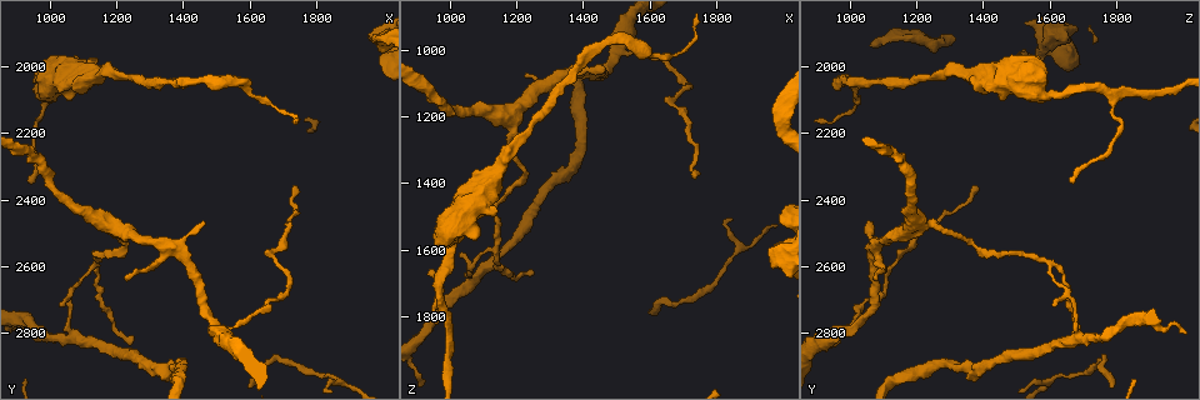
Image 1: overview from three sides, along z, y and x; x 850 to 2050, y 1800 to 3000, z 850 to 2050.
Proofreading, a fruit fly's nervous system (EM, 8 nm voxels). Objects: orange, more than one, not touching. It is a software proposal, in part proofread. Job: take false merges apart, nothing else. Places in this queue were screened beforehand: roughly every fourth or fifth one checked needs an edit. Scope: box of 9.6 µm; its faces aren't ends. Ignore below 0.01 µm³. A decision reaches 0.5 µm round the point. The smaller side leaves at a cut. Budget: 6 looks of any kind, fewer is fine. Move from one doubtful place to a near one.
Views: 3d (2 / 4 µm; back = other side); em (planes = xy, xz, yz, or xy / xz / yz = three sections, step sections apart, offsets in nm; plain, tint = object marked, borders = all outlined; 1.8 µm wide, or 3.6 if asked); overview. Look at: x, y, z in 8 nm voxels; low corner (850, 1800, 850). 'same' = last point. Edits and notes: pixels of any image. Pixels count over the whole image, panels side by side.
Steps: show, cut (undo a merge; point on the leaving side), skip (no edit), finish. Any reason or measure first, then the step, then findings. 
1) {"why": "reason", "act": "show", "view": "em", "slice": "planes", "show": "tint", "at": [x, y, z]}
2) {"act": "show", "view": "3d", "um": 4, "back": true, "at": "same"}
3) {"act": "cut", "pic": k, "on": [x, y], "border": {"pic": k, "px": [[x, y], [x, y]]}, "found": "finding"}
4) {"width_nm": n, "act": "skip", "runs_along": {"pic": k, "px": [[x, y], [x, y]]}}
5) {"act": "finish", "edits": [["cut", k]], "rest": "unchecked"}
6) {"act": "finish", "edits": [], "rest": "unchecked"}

{"why": "sudden change in width", "act": "show", "view": "em", "um": 3.6, "slice": "xz", "step": 4, "show": "tint", "at": [1000, 2070, 1560]}

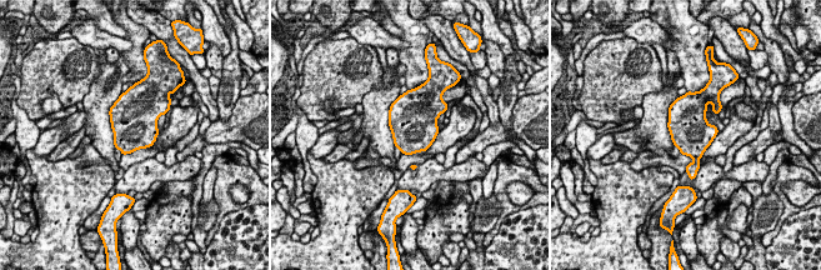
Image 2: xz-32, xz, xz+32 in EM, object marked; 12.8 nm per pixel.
{"why": "another direction", "act": "show", "view": "em", "um": 3.6, "slice": "planes", "show": "tint", "at": "same"}

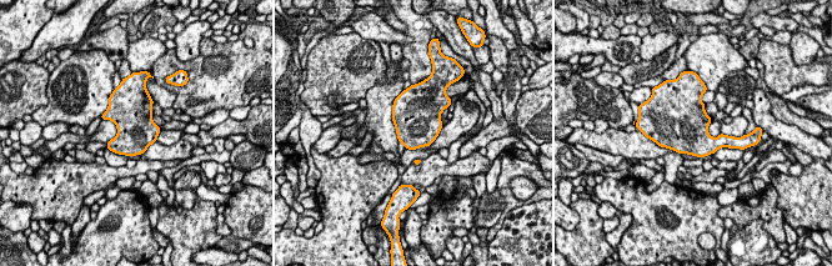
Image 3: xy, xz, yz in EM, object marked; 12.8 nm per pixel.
{"act": "skip", "found": "continuous, no second neuron"}

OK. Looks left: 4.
{"why": "calibre changes", "act": "show", "view": "3d", "um": 4, "at": [1620, 2090, 1010]}

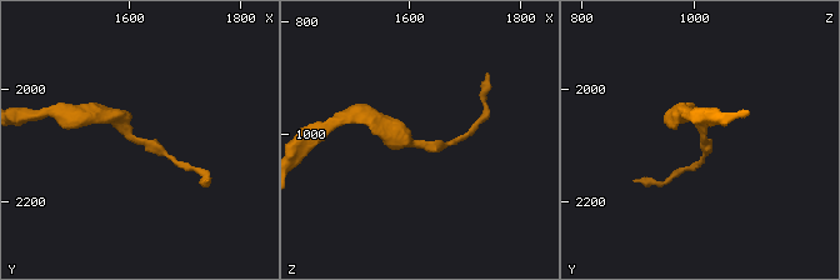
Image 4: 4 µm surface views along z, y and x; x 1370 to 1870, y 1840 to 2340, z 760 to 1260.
{"why": "shape alone is not enough", "act": "show", "view": "em", "slice": "xz", "step": 16, "show": "tint", "at": [1620, 2085, 1015]}

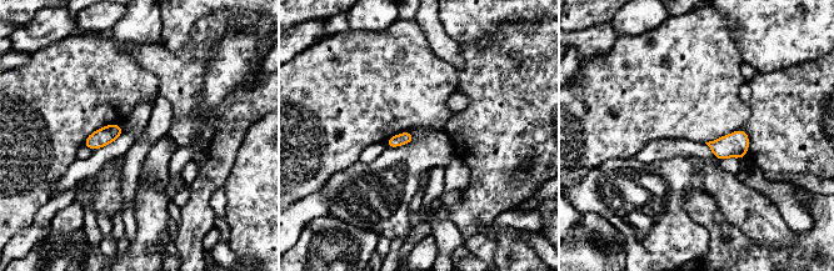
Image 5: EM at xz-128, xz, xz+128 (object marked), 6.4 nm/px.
{"act": "show", "view": "em", "slice": "planes", "show": "borders", "at": "same"}

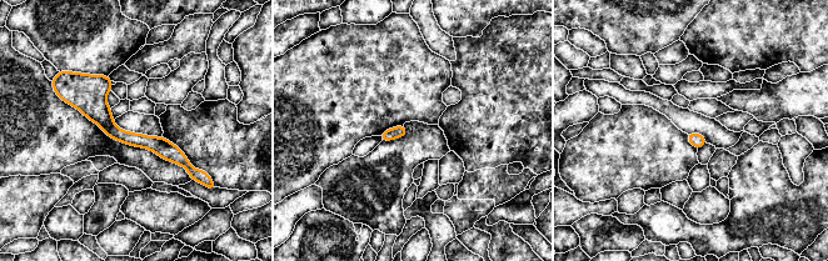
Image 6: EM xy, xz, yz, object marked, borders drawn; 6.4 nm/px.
{"act": "skip", "runs_along": {"pic": 6, "px": [[75, 84], [119, 135], [160, 145], [194, 174]]}, "found": "one neuron here"}

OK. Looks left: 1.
{"why": "a fork", "act": "show", "view": "em", "slice": "planes", "show": "tint", "at": [1340, 2540, 1070]}

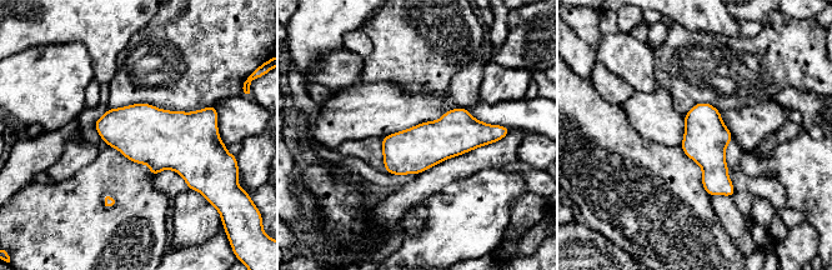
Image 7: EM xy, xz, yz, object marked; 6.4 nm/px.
{"act": "skip", "found": "continuous, no second neuron"}

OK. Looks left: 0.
{"act": "finish", "edits": [], "rest": "unchecked"}

